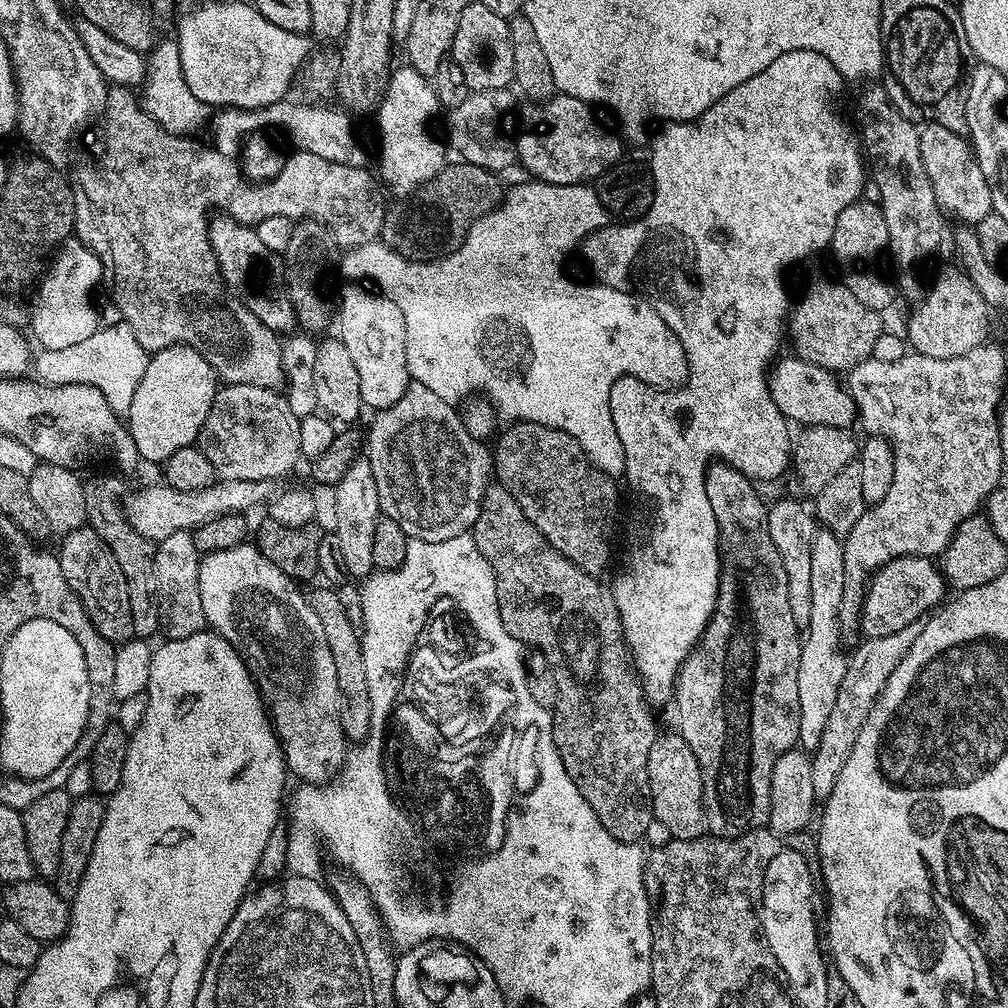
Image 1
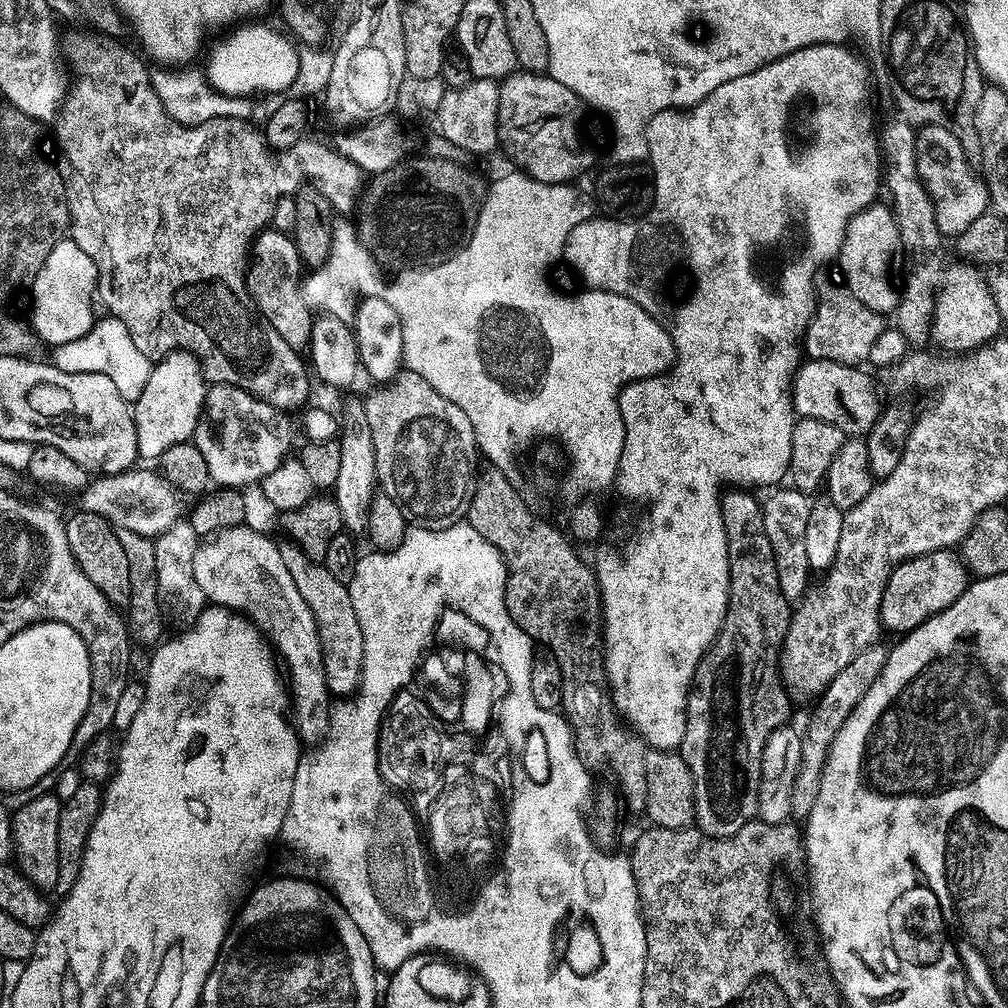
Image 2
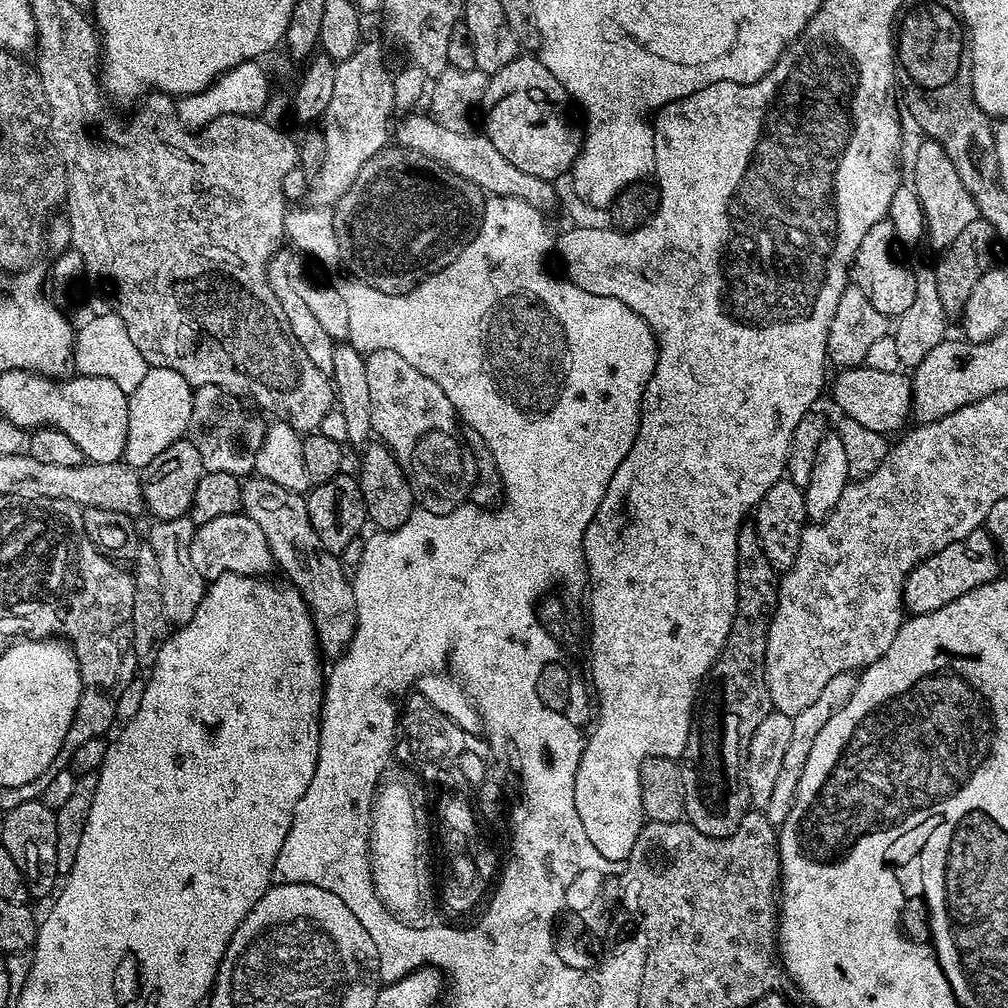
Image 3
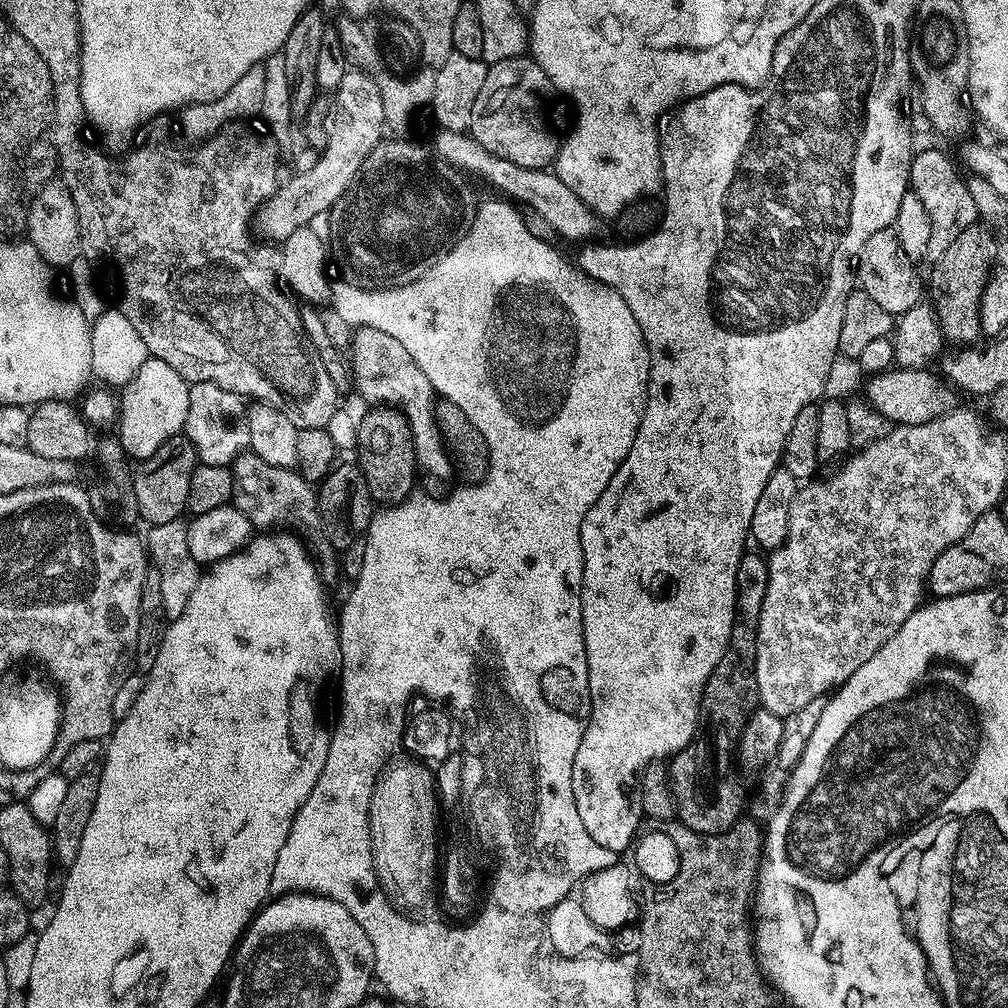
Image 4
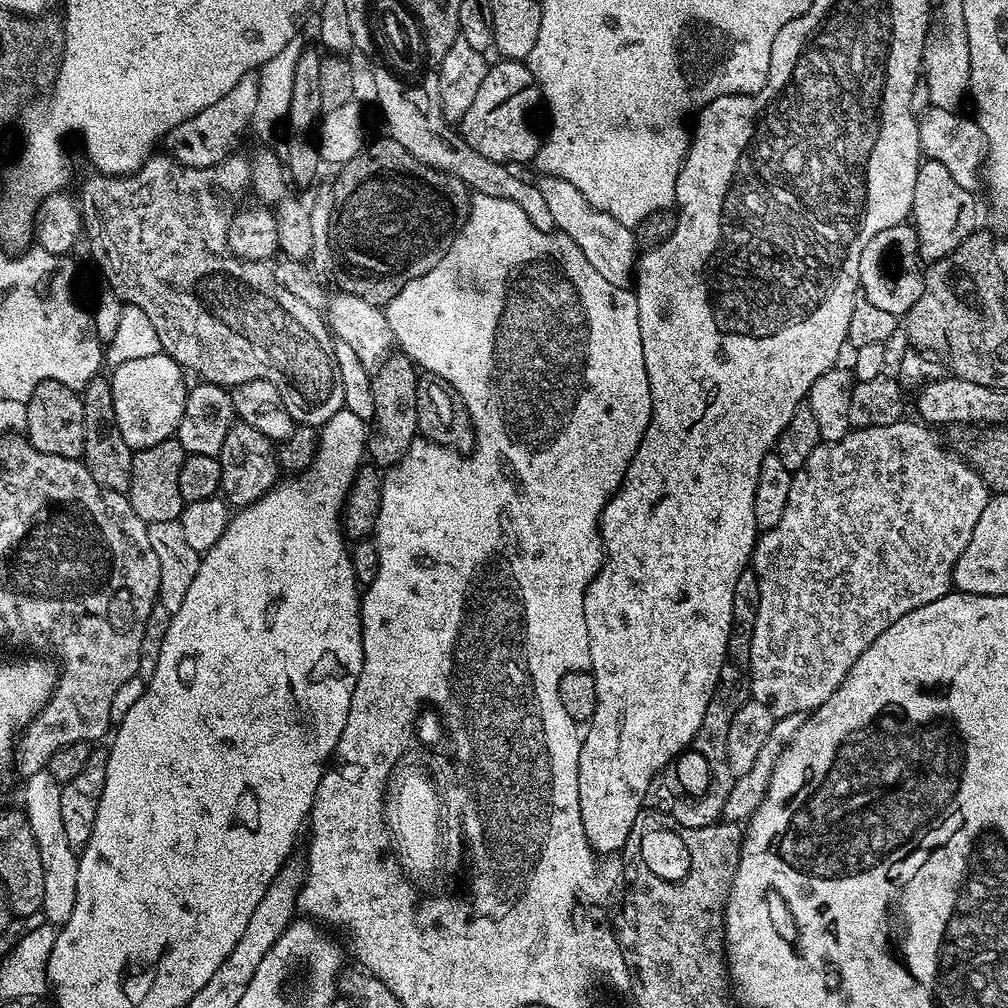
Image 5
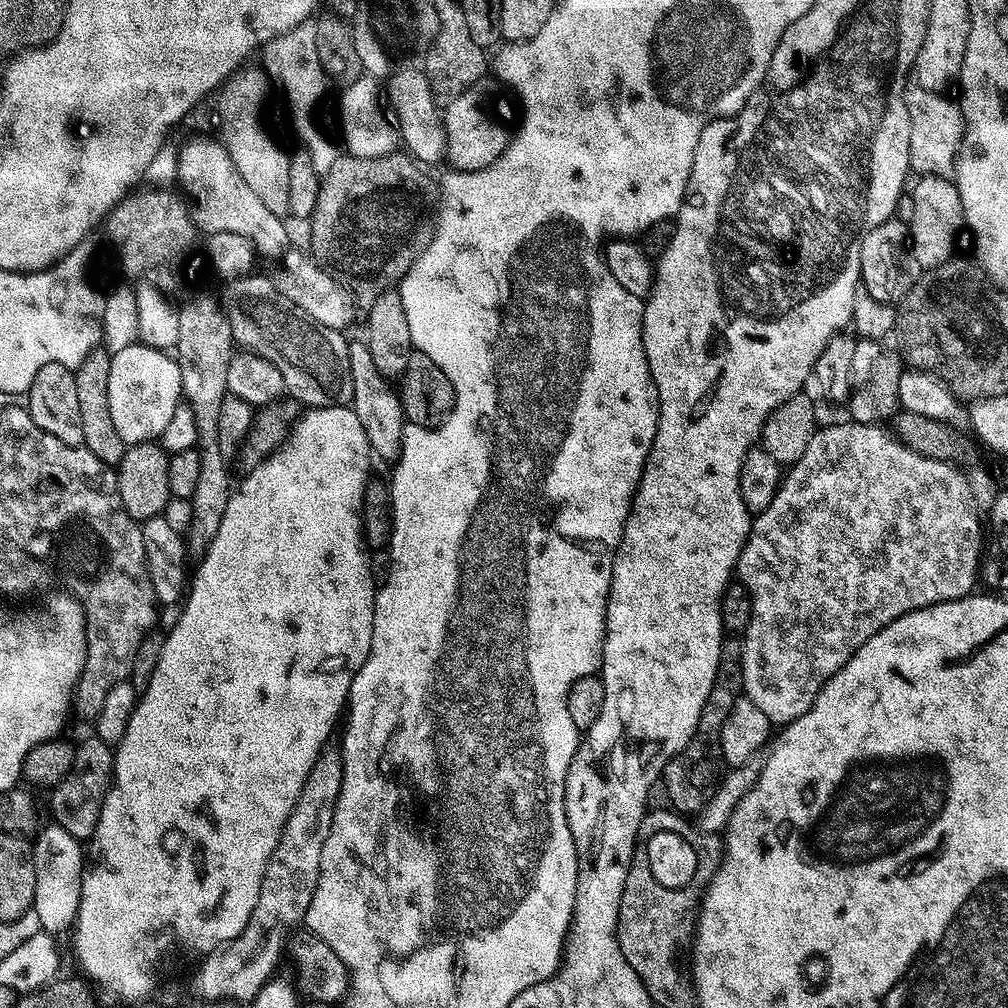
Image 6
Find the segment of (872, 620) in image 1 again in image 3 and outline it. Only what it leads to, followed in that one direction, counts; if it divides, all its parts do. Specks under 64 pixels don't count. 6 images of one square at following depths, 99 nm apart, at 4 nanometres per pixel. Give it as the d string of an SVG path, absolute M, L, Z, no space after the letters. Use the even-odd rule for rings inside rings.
M983 527L975 528L966 538L950 542L933 556L928 556L910 574L904 583L904 606L911 615L921 616L954 602L962 594L981 588L1001 575L1000 553L991 534Z

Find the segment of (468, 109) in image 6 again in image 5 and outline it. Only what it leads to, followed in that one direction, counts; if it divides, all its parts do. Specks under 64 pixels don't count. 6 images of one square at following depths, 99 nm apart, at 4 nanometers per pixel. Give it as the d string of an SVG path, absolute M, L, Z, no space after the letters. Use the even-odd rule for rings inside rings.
M501 59L500 64L493 63L488 69L482 86L470 102L458 131L465 142L483 158L509 166L524 164L541 155L542 132L536 129L536 120L532 117L532 107L541 103L540 85L527 63L518 60Z

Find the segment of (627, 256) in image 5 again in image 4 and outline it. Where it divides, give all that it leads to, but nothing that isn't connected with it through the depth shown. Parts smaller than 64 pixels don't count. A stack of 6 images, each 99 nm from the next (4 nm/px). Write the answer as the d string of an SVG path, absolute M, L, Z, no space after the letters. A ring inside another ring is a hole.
M437 131L436 148L444 160L449 160L453 164L451 167L465 173L474 172L486 180L490 180L505 197L511 201L526 204L527 209L542 215L546 218L550 226L557 231L560 238L565 240L587 241L596 232L598 217L587 204L556 177L555 171L542 168L523 168L514 162L506 162L506 158L498 158L490 154L471 134L462 132ZM456 167L456 168L455 168ZM462 168L462 169L460 169ZM468 171L468 172L467 172ZM505 192L505 193L504 193ZM521 200L521 201L520 201ZM524 203L524 204L523 204ZM588 236L588 237L587 237Z

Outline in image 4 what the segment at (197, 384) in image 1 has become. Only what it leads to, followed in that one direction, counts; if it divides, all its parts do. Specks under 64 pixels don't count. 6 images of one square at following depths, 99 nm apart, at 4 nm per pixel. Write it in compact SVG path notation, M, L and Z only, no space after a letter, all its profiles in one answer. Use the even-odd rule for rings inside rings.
M149 358L140 367L135 378L123 389L124 397L120 396L118 400L118 439L125 456L133 461L148 460L163 449L165 442L183 433L189 387L182 374L178 374L174 366L166 366L166 362Z

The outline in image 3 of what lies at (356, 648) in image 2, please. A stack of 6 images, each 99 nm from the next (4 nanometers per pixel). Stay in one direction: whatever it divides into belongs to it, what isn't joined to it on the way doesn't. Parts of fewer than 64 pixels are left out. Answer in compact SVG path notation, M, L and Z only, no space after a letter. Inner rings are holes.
M252 474L242 483L242 512L258 522L262 534L266 534L275 567L292 579L291 585L299 589L300 597L308 603L316 626L316 641L323 655L342 657L356 633L358 610L353 581L342 574L339 555L327 552L322 542L318 542L318 534L308 521L307 499L301 493L278 486L278 482Z

